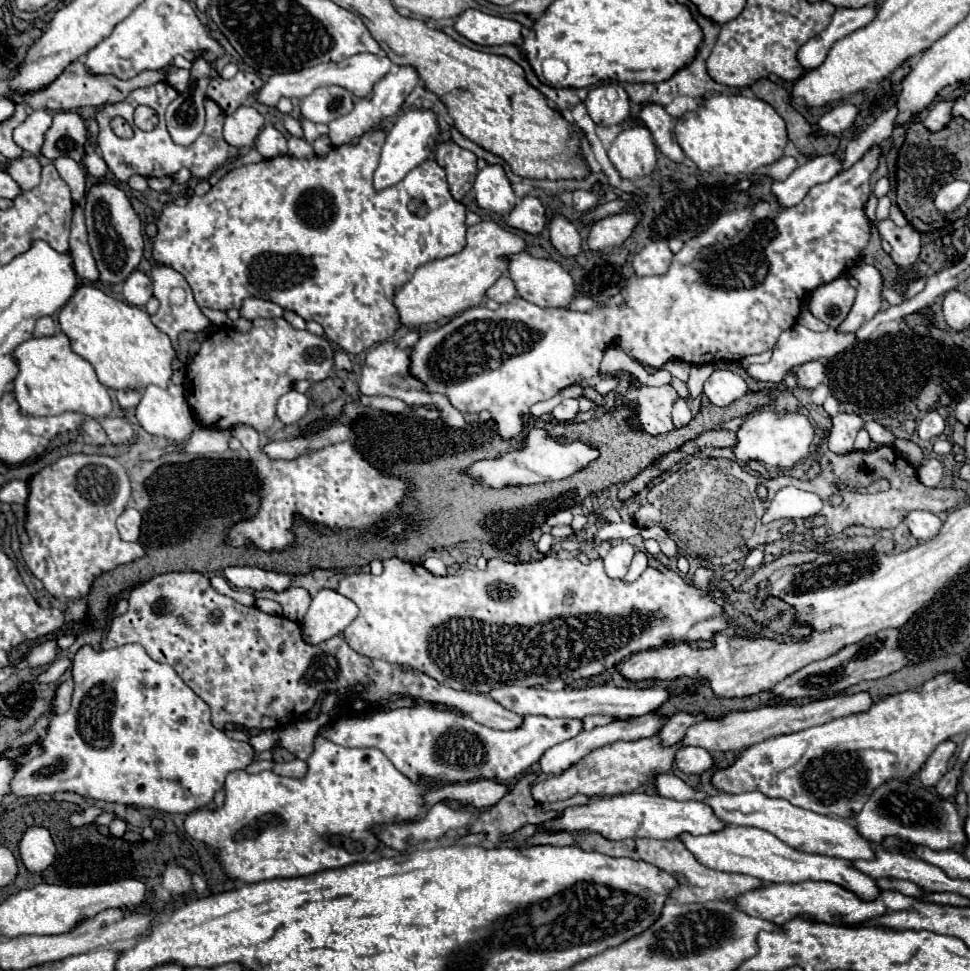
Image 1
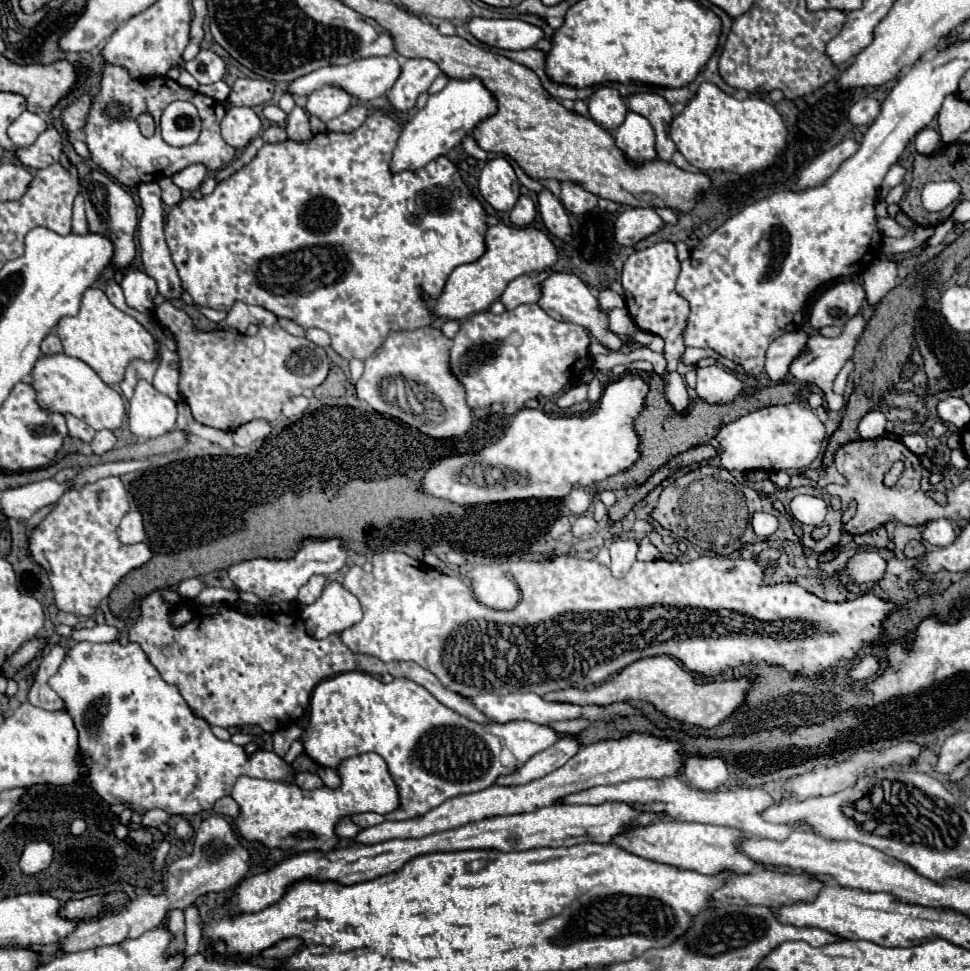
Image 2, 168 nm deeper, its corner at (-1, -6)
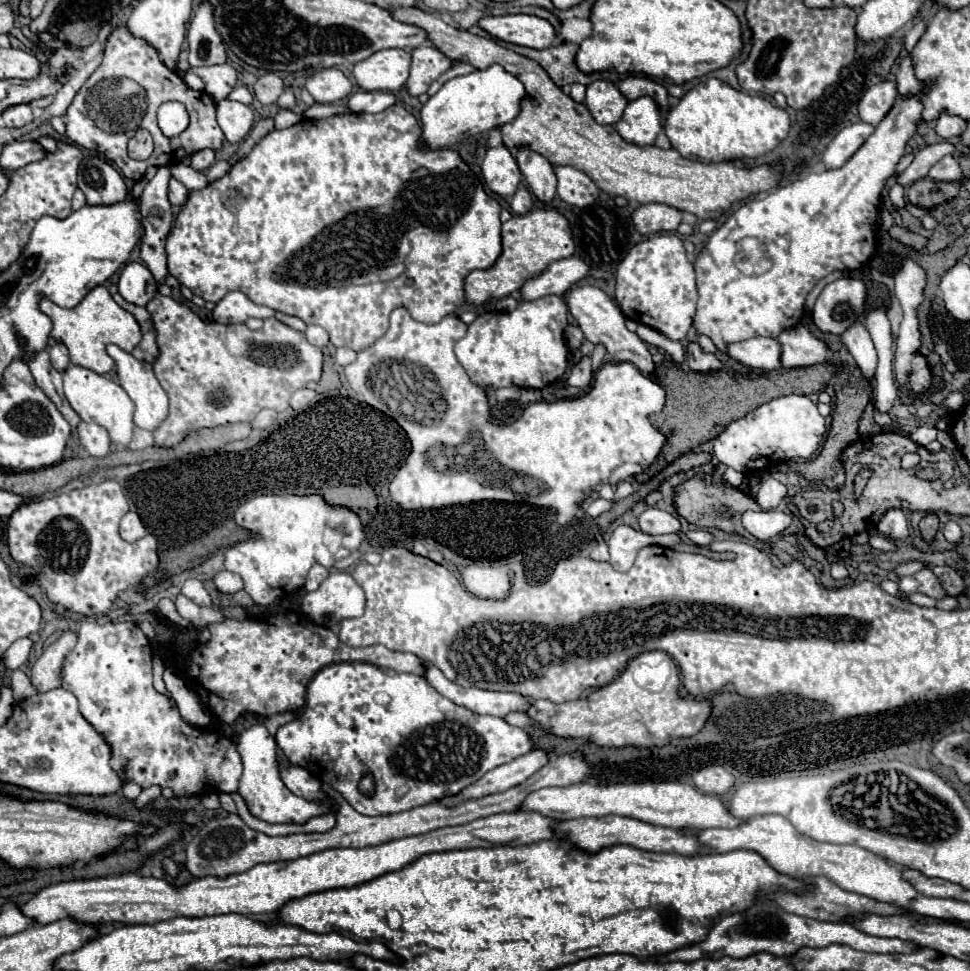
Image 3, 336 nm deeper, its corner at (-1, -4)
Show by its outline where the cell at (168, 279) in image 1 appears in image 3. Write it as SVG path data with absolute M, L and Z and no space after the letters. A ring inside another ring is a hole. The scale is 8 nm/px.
M167 165L157 167L155 177L147 183L145 191L141 193L141 223L143 223L143 237L141 237L141 259L153 273L157 283L163 283L163 279L169 275L167 271L167 253L165 253L165 239L171 231L173 225L173 213L171 213L171 203L169 203L169 179L171 179L171 169Z

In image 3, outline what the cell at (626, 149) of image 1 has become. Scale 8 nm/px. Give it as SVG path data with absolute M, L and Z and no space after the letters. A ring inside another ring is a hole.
M639 97L627 103L623 117L617 121L617 133L635 145L653 145L663 129L663 111L651 97Z

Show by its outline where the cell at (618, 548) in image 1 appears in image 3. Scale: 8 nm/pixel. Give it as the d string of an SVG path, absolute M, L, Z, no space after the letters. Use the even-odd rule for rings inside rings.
M617 525L609 539L609 555L611 555L609 563L617 571L627 571L627 569L631 569L641 547L653 545L653 543L663 545L665 541L669 541L669 537L663 537L663 535L653 537L643 531L633 529L629 525Z

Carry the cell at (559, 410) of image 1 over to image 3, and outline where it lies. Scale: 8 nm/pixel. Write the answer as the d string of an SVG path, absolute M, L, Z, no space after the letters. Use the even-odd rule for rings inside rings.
M583 355L581 361L571 369L569 373L569 385L573 387L579 387L579 389L589 389L589 383L591 383L591 377L593 377L593 371L591 371L591 357Z

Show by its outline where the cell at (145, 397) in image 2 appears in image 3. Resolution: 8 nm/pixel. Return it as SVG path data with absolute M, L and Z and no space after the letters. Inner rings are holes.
M107 345L107 353L115 361L115 371L117 371L121 387L135 401L135 425L141 427L141 429L147 429L147 431L155 431L163 423L163 419L167 417L169 403L167 403L167 395L165 395L163 387L159 385L159 381L157 381L157 377L153 373L151 363L135 359L131 353L123 351L117 345Z

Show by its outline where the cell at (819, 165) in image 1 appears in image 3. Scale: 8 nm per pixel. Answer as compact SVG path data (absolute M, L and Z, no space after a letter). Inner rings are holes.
M857 121L849 127L845 127L843 131L839 131L839 135L829 143L829 147L823 153L825 167L837 169L837 167L845 165L873 131L875 131L875 127L869 123L863 123L863 121Z

